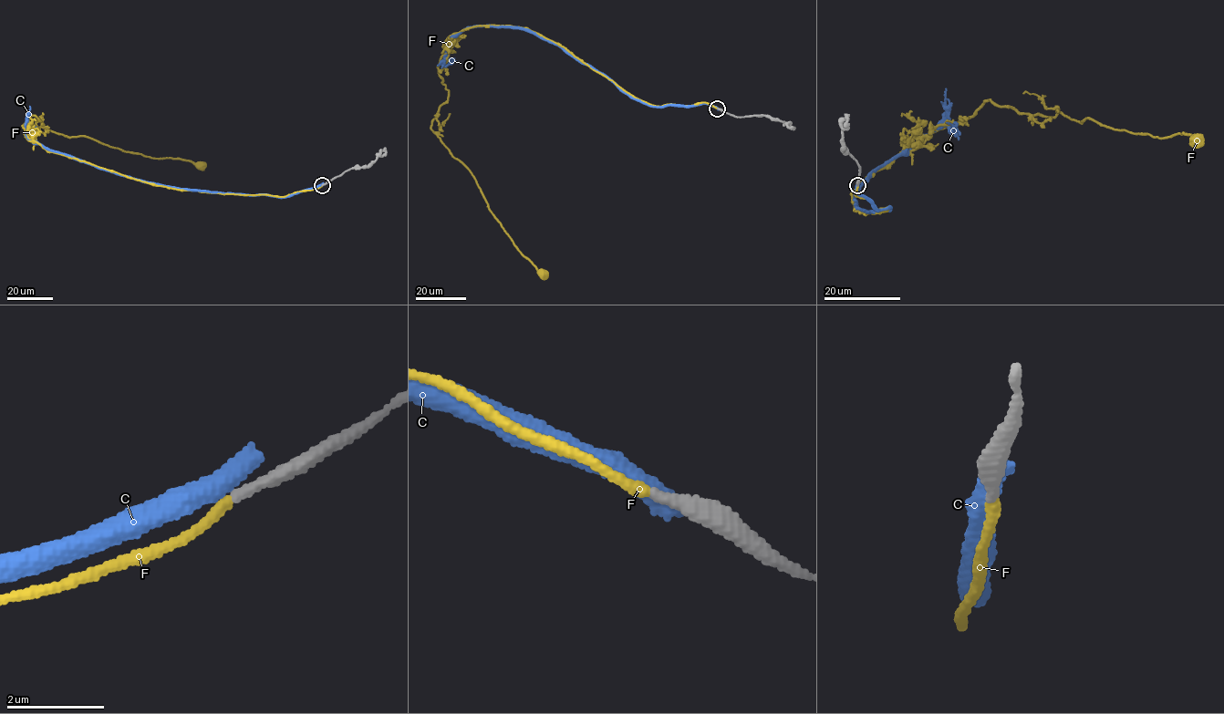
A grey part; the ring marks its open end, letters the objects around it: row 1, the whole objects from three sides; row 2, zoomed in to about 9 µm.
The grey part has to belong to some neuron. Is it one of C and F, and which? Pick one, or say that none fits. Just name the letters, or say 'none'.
F

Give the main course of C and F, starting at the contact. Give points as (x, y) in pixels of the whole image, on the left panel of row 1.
C: (322, 184), (283, 197), (177, 189), (142, 181), (33, 143), (25, 132), (29, 106)
F: (322, 185), (276, 197), (158, 186), (47, 151), (23, 125), (34, 115), (36, 129), (201, 166)

